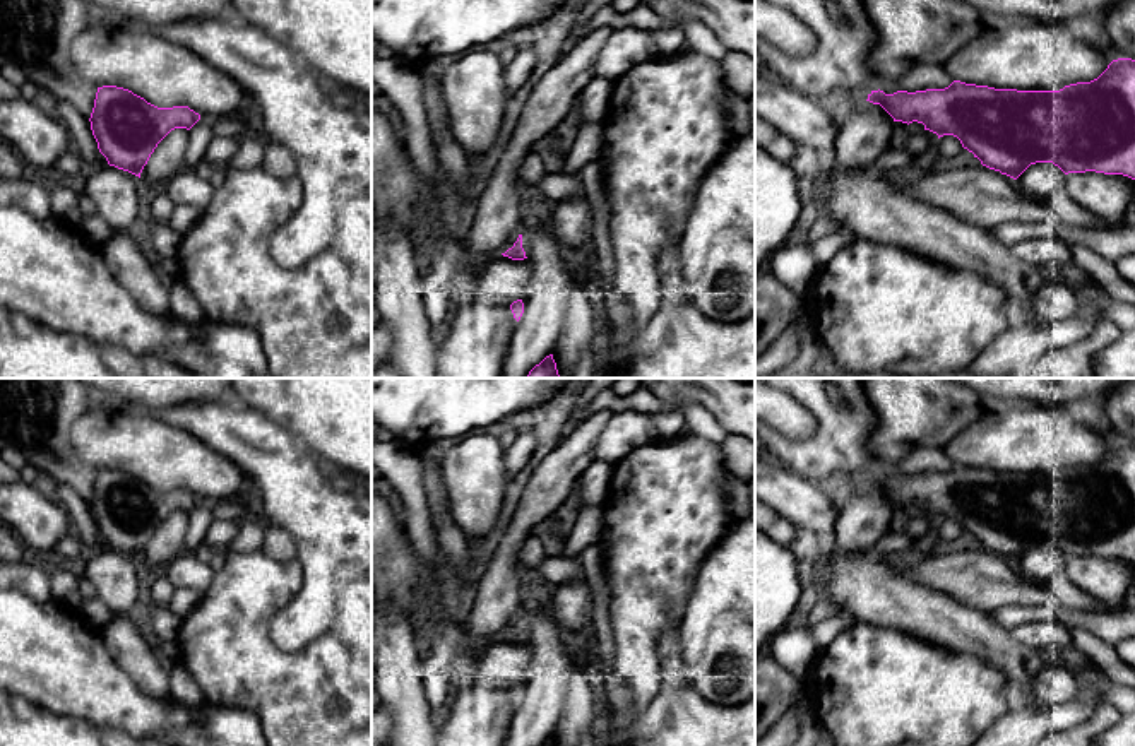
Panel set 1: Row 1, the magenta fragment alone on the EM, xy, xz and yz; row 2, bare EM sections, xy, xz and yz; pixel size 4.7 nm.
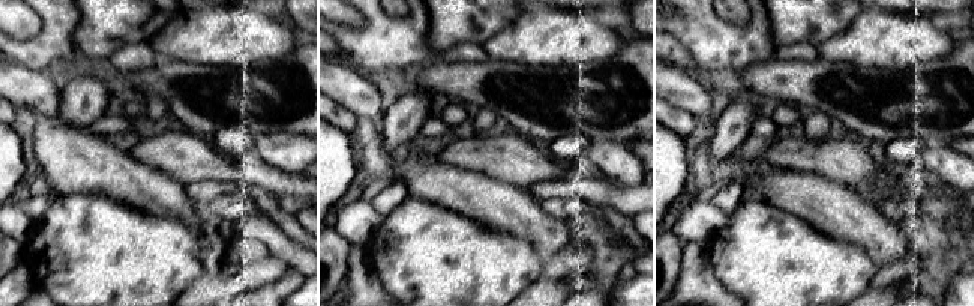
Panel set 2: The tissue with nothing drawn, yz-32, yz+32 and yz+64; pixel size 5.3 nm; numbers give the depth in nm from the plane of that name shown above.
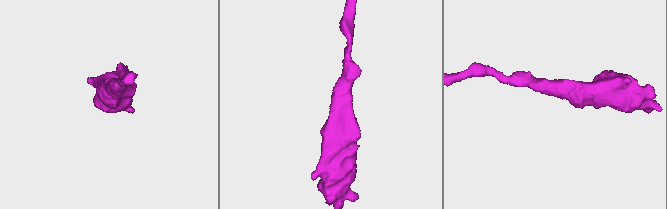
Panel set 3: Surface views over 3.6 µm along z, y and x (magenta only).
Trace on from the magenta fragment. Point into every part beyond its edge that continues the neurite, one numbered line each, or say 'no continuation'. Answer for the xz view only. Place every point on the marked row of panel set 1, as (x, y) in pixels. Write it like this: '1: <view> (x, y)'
no continuation

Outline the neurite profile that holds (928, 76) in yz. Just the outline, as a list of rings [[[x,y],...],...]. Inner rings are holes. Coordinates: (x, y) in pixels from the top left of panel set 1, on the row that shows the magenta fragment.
[[[923,63],[906,72],[899,80],[900,91],[916,92],[926,89],[945,89],[954,79],[945,70],[945,65]]]

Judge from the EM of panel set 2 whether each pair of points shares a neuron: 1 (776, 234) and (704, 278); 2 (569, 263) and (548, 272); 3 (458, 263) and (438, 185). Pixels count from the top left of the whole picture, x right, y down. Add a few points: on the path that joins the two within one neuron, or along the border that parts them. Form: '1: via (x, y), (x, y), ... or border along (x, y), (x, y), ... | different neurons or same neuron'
1: border along (707, 240), (712, 269), (728, 290) | different neurons
2: via (565, 264), (553, 270) | same neuron
3: border along (411, 195), (438, 203), (477, 221) | different neurons

